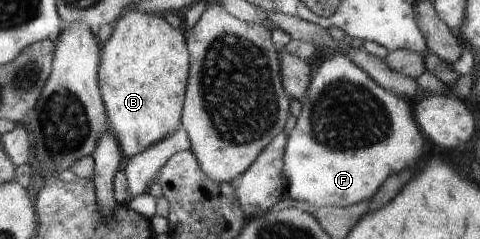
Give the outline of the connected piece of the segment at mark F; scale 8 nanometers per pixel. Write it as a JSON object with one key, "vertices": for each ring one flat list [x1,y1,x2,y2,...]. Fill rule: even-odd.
{"vertices":[[335,52,330,59,325,60,320,65,309,84,306,99,301,101,301,104,302,109,296,119,294,128,290,131,286,145,284,155,284,181,286,182,290,197,293,200,308,202,311,208,326,208,329,206,342,208,353,203,359,203,359,201,365,201,365,199,369,199,369,197,377,191,377,187,379,187,391,173,397,173,399,169,403,169,403,165,405,165,405,167,409,167,411,163,415,165,415,159,421,155,421,145,423,145,423,141,414,122,409,100,404,100,390,90,383,89,382,86,376,83,364,70,359,69,359,66,356,66,350,58,339,52]]}

